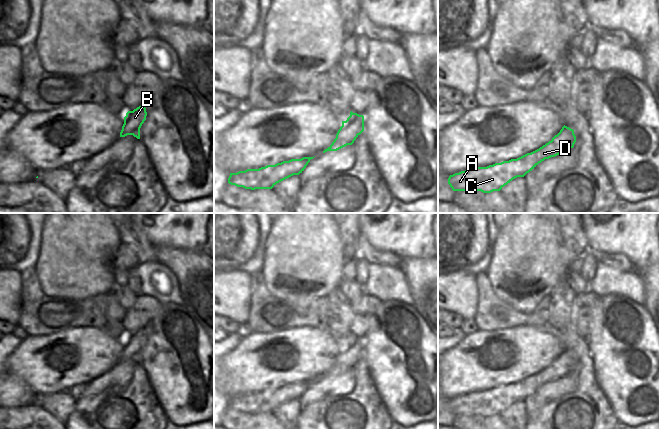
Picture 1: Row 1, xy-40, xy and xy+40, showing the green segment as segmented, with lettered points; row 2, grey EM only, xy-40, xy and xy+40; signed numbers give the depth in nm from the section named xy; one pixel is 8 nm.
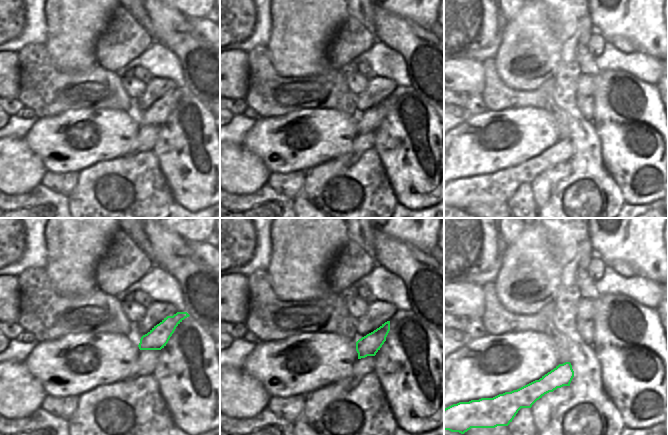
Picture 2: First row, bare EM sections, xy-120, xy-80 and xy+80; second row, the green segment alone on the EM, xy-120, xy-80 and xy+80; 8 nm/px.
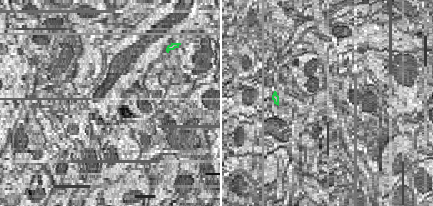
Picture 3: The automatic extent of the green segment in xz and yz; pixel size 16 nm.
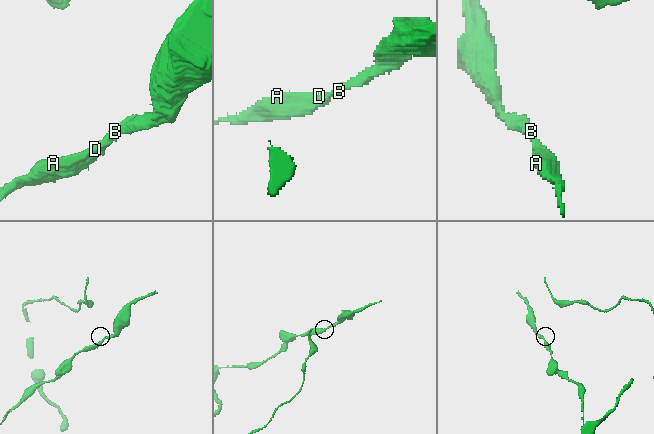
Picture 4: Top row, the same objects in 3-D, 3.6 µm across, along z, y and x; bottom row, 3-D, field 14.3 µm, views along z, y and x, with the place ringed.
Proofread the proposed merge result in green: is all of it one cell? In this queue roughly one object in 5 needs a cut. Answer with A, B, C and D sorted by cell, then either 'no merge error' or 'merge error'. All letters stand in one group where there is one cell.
A B C D; no merge error

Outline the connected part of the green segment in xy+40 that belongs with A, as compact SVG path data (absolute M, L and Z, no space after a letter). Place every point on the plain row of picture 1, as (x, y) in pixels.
M564 349L551 365L539 373L517 383L455 397L449 400L448 408L453 415L465 415L467 417L500 415L513 403L524 401L545 383L555 381L573 372L575 366L574 354Z

